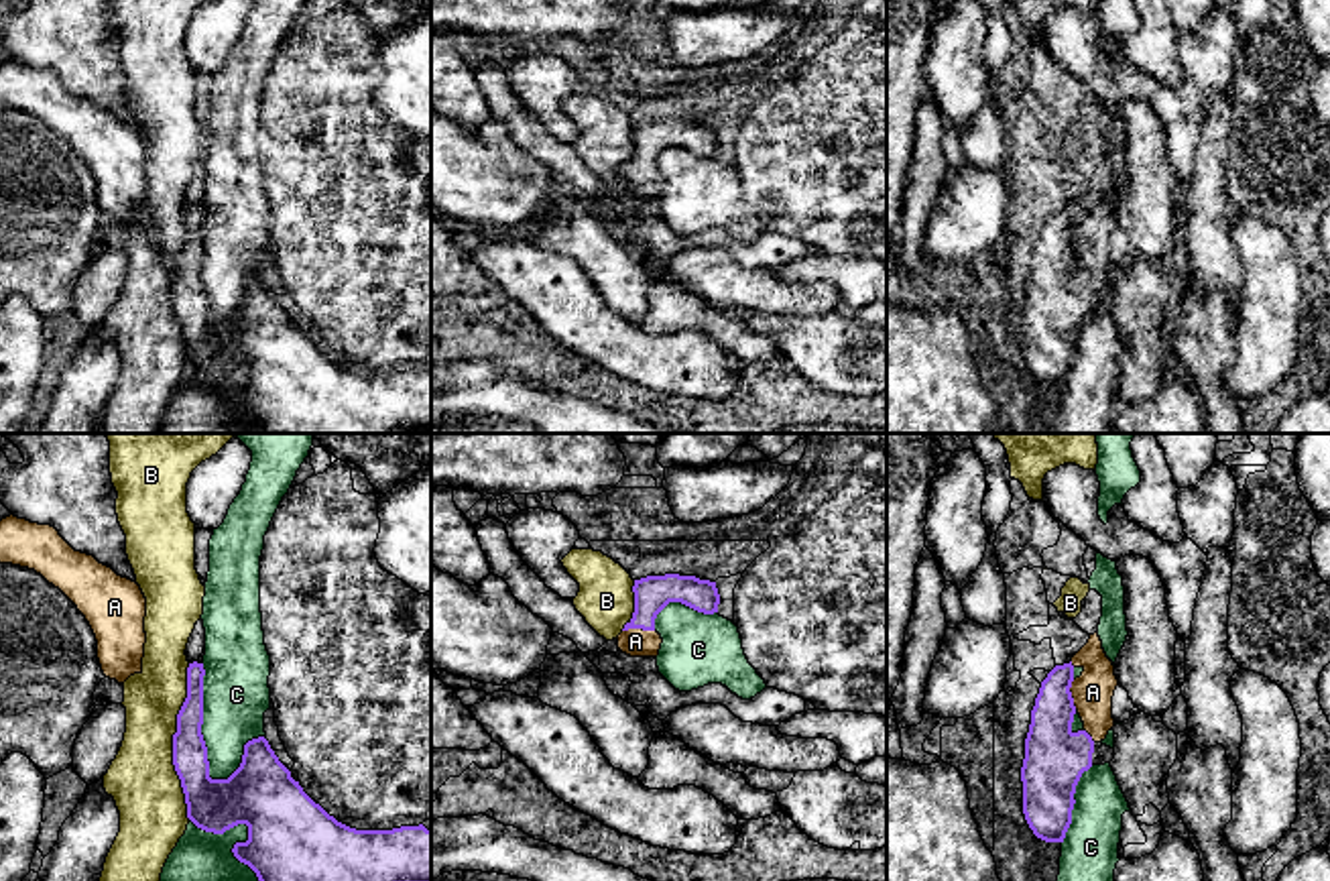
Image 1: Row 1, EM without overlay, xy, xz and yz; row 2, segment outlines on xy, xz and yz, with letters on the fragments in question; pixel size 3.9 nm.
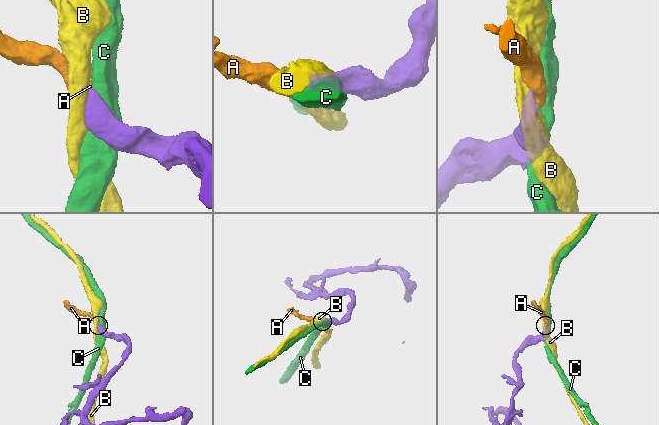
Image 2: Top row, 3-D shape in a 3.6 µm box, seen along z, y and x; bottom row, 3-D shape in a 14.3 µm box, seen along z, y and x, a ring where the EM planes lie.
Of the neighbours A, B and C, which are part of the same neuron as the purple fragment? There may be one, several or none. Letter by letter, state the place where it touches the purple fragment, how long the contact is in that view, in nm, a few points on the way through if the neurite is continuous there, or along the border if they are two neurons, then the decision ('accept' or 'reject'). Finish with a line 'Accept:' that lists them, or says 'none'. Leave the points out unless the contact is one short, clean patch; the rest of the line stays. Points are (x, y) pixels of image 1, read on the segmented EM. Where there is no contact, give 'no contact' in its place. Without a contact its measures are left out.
A: xz (637, 627) | 130 nm | across xz (651, 595), (637, 627), (635, 641) | accept
B: xy (173, 741) | 600 nm | reject
C: xy (200, 729) | 480 nm | reject
Accept: A

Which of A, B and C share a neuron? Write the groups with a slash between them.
A / B / C

